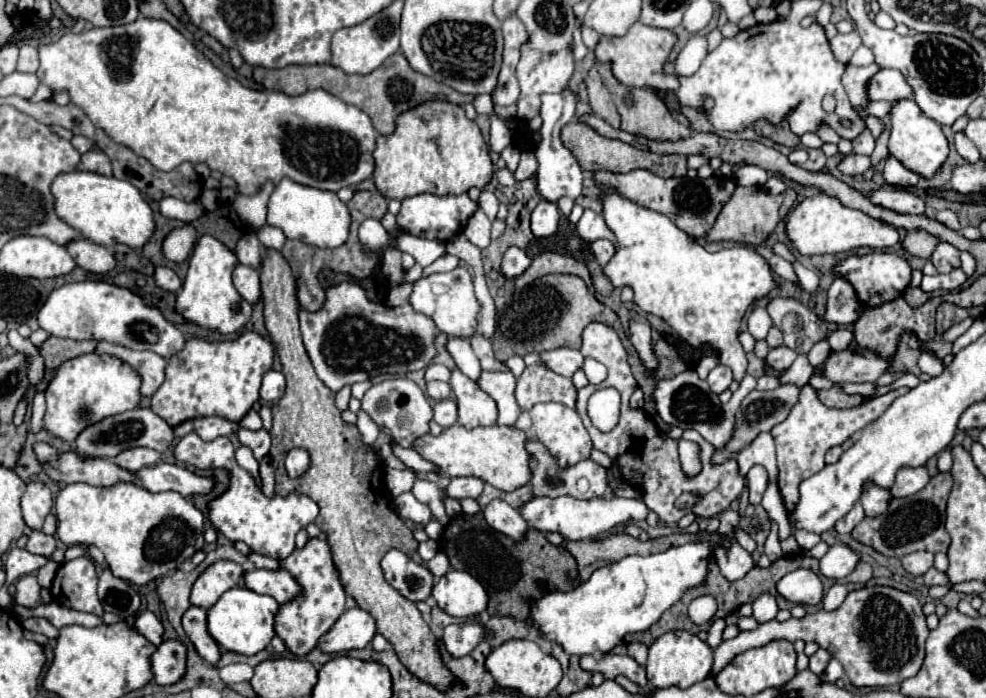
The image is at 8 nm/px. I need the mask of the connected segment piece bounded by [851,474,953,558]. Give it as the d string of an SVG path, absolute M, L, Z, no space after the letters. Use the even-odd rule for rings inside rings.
M937 474L931 478L931 482L919 490L913 496L907 498L893 498L889 504L889 510L877 518L863 518L851 532L851 536L865 544L871 546L891 558L901 558L909 552L917 550L929 550L933 554L937 552L947 552L949 548L949 534L943 526L945 522L945 506L947 506L947 496L951 492L953 480L951 474Z

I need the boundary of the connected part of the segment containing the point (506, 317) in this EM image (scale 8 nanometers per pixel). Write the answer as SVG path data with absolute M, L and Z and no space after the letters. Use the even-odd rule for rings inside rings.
M547 274L525 286L523 290L515 292L509 304L497 314L497 330L493 338L493 350L497 360L507 360L515 354L525 356L529 352L545 352L545 350L555 350L561 346L569 348L581 348L581 332L587 324L591 322L601 322L609 324L619 336L621 342L629 354L629 366L633 370L633 376L639 382L639 388L645 392L645 406L643 410L653 414L653 402L649 394L653 392L655 380L647 376L645 368L641 366L635 348L627 340L619 316L605 304L601 304L585 286L585 282L579 276L567 276L567 274Z

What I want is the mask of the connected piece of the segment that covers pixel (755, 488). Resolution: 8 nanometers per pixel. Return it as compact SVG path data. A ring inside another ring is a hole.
M753 466L747 474L747 486L749 486L749 502L759 504L763 498L763 492L767 490L767 470L763 466Z

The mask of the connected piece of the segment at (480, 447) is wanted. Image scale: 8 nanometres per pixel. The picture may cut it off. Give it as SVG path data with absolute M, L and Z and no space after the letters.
M455 424L447 428L441 436L427 434L419 438L413 448L423 458L437 464L439 472L445 472L451 478L475 476L503 492L511 492L529 484L529 480L533 478L533 472L529 472L529 452L525 448L527 440L529 436L523 430L509 428L509 426L489 426L489 428L467 430L461 424Z

